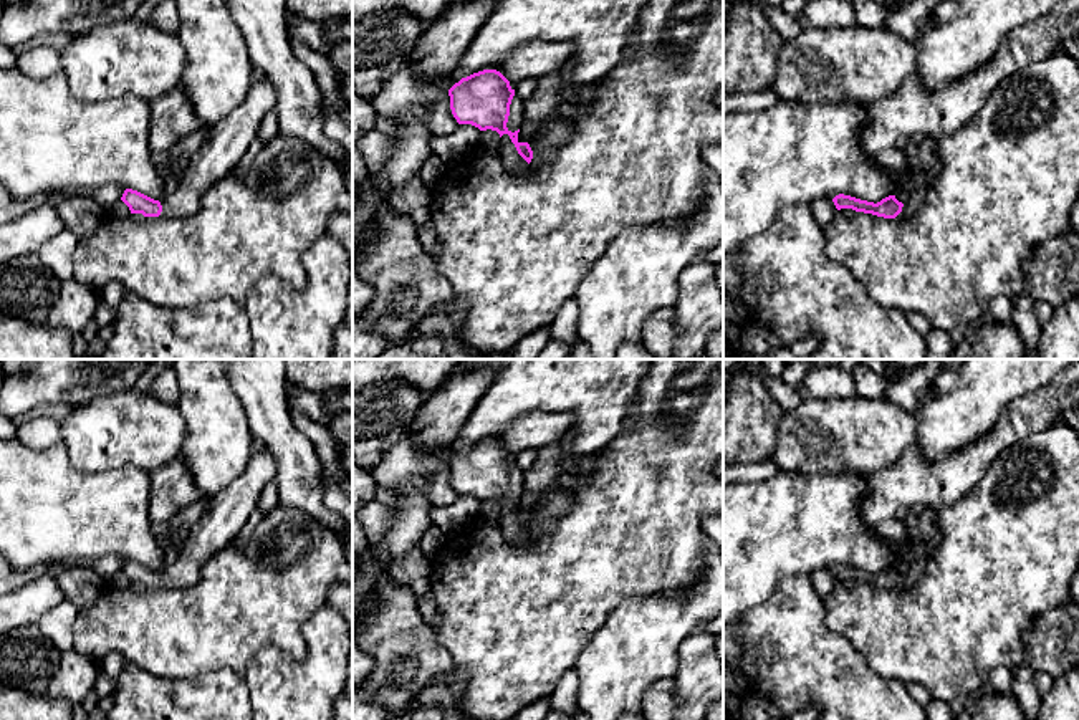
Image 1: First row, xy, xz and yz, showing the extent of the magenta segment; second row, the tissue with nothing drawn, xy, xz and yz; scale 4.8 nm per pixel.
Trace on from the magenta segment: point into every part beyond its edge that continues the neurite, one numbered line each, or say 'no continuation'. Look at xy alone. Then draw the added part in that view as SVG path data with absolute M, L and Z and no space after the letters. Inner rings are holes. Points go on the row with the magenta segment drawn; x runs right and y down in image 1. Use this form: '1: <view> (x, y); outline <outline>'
1: xy (229, 139); outline M263 78L253 81L243 103L210 127L205 142L192 154L180 184L162 200L162 217L185 218L200 209L204 194L232 174L247 152L263 116L273 111L276 91Z

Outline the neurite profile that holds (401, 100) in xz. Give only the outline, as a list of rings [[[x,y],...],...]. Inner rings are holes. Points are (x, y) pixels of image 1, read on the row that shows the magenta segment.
[[[409,66],[394,73],[371,104],[376,114],[387,121],[424,121],[432,136],[447,136],[458,127],[448,91],[444,91],[437,101],[425,103]]]

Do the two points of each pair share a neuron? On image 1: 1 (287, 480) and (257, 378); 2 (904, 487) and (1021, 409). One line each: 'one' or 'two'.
1: one
2: one

